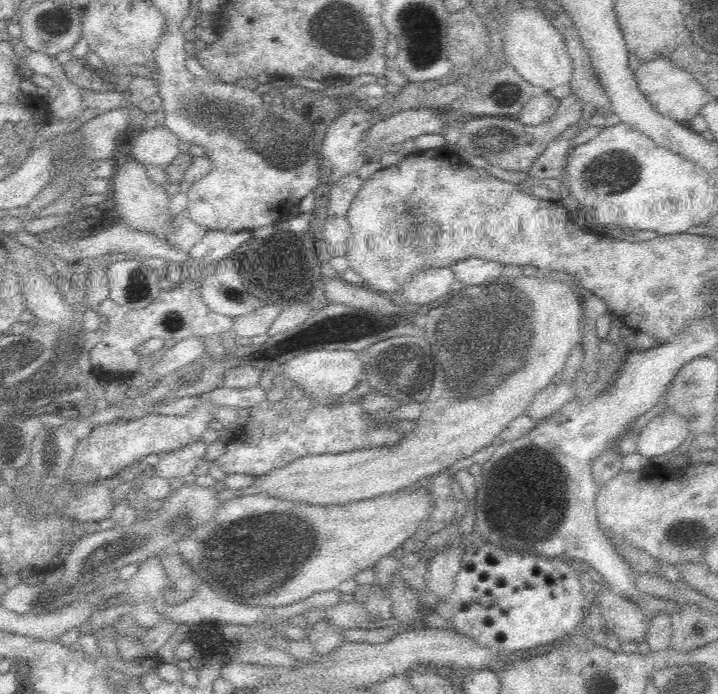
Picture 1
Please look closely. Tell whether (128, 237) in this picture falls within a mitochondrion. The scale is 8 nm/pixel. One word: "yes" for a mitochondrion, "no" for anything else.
no

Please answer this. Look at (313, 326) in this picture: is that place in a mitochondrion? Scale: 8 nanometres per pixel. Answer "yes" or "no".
yes

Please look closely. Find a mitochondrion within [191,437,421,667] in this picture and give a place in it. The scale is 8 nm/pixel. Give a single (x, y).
(259, 553)

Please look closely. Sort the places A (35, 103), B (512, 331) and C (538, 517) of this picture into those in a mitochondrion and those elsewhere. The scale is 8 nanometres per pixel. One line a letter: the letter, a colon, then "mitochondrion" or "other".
A: other
B: mitochondrion
C: mitochondrion

